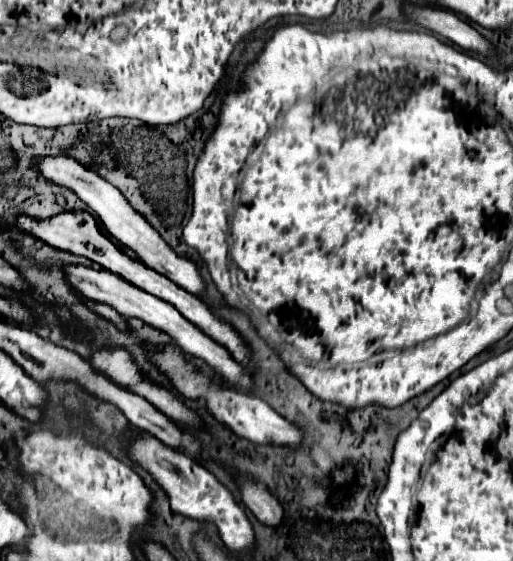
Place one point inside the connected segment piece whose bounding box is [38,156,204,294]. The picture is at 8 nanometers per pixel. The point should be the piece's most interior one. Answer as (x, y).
(122, 222)

